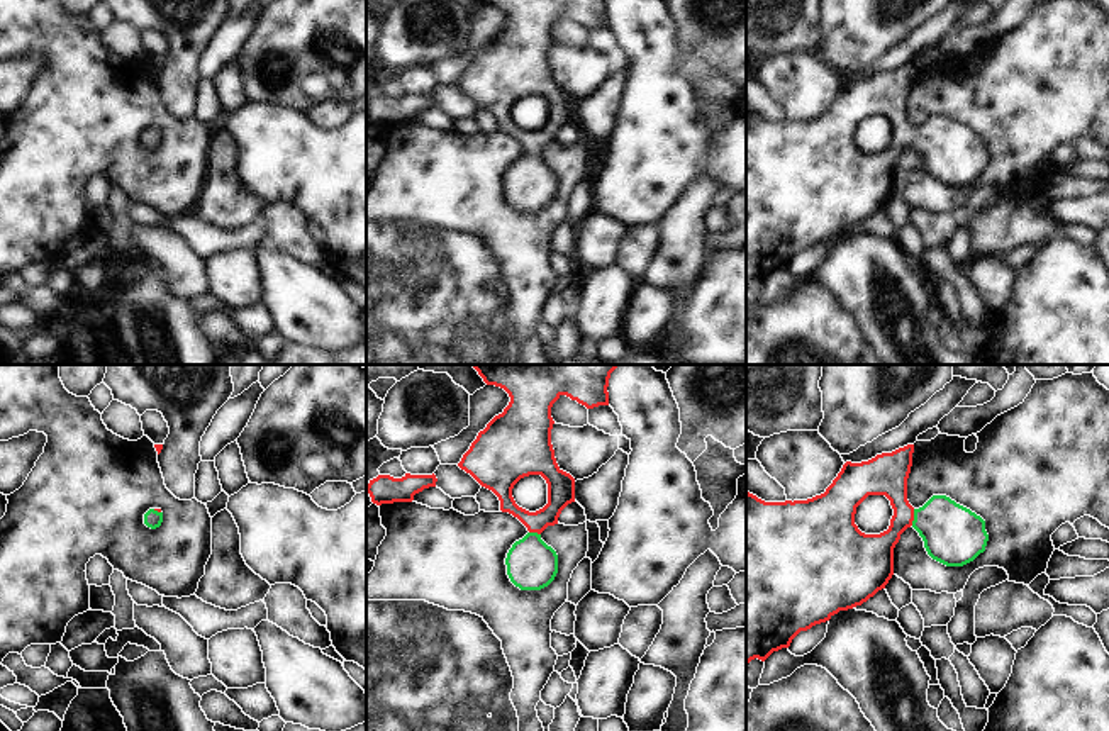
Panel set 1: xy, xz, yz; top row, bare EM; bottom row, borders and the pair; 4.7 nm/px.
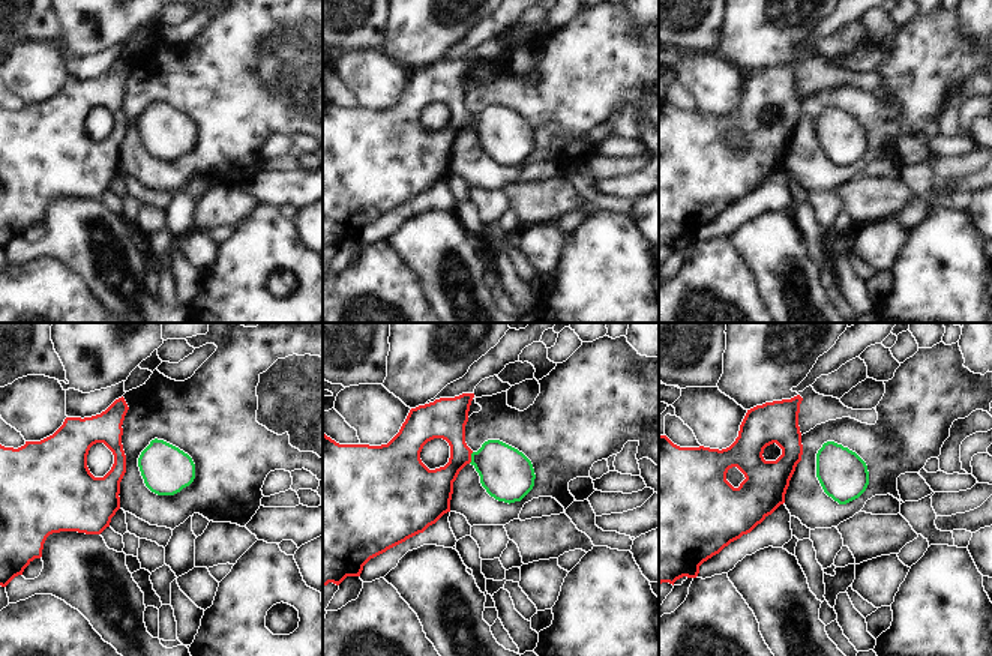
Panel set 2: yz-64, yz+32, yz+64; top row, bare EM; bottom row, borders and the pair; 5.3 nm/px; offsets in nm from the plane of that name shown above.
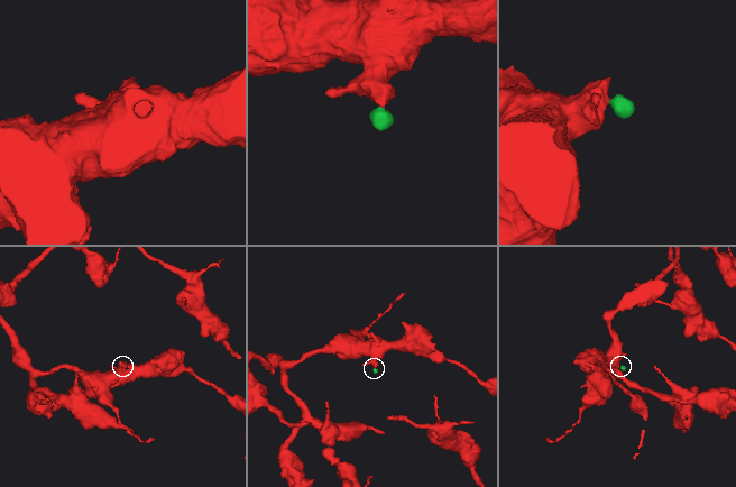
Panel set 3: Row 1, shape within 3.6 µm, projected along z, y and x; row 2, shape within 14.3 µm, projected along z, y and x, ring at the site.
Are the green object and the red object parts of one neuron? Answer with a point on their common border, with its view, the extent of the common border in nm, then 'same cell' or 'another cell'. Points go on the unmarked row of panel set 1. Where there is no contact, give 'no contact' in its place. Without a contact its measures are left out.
yz (914, 138) | 80 nm | same cell

